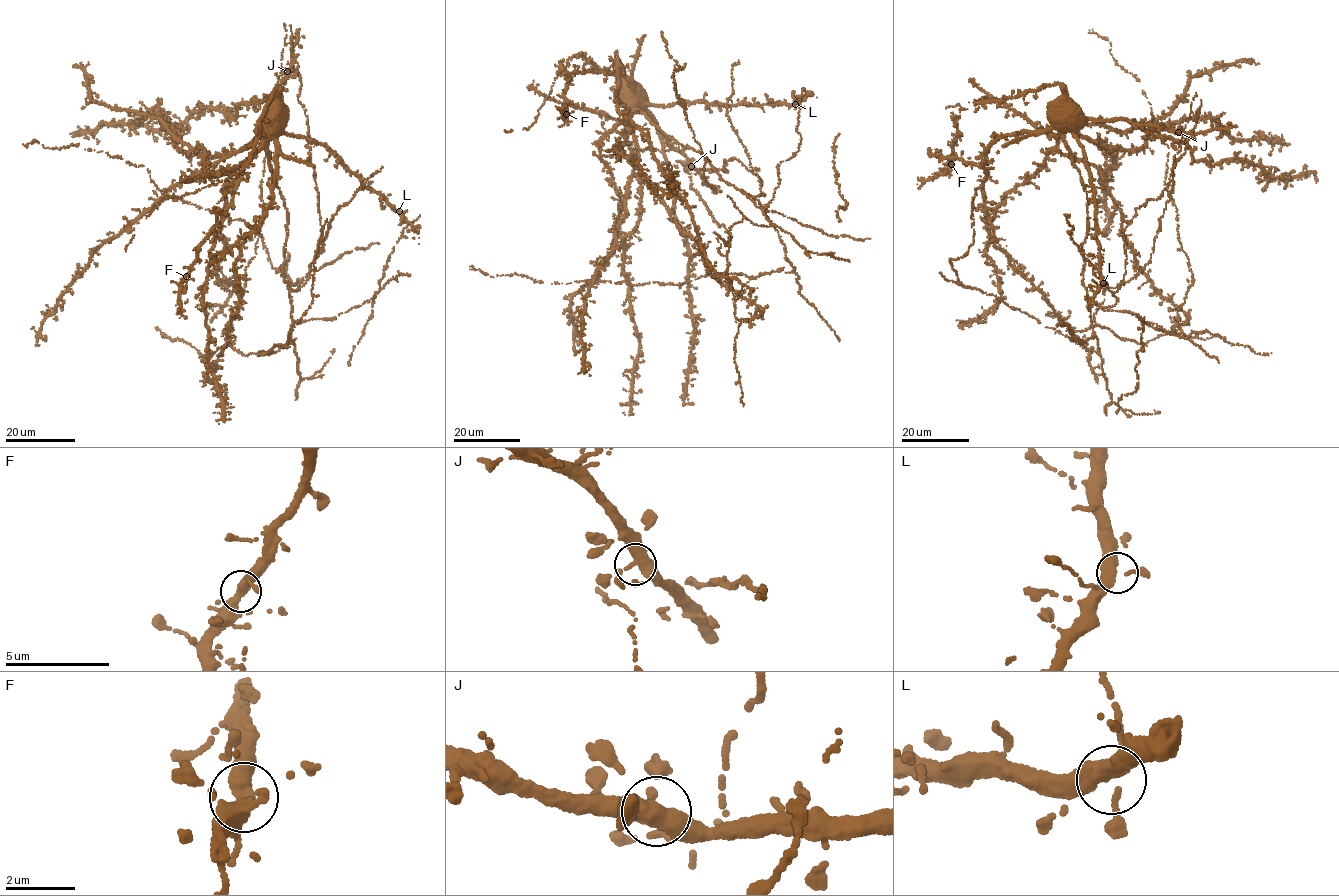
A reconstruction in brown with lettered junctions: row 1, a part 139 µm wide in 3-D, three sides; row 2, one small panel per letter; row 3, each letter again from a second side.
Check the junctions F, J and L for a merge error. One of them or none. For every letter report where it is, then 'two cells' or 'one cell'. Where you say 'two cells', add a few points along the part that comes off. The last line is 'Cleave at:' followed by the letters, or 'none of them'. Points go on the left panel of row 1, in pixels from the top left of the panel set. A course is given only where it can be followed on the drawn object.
F: (186, 276) | one cell
J: (287, 71) | one cell
L: (399, 211) | one cell
Cleave at: none of them

